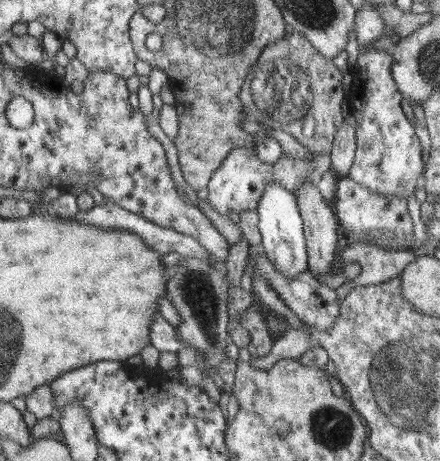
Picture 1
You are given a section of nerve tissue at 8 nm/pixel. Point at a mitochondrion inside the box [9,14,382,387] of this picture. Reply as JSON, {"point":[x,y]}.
{"point":[280,91]}

